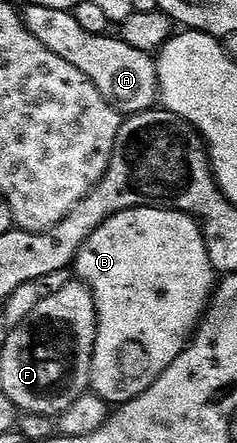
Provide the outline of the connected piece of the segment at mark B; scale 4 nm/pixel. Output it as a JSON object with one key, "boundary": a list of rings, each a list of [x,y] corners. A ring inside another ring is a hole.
{"boundary":[[[137,207],[116,213],[97,227],[78,251],[77,278],[94,293],[98,336],[90,370],[93,390],[107,404],[121,405],[144,393],[176,361],[206,313],[216,286],[216,272],[208,257],[197,219],[168,207]]]}

